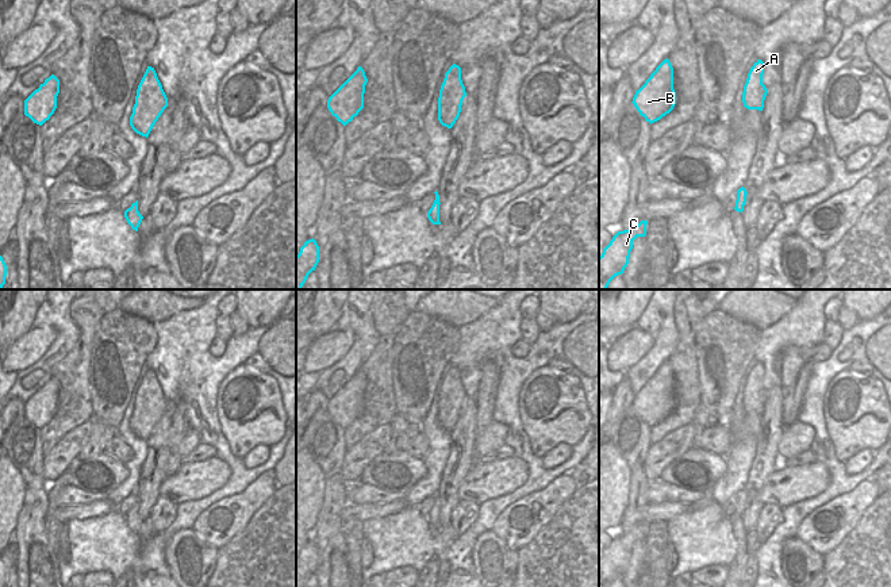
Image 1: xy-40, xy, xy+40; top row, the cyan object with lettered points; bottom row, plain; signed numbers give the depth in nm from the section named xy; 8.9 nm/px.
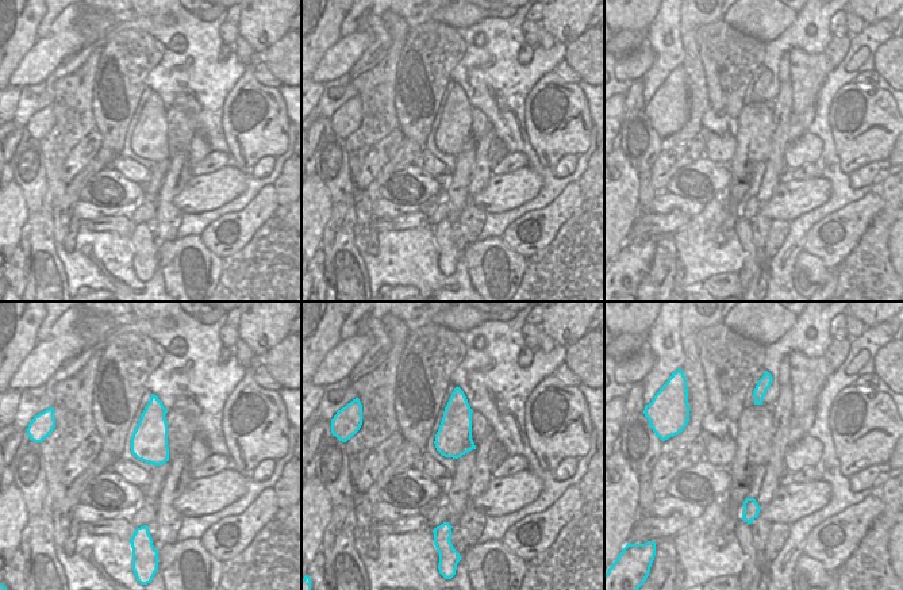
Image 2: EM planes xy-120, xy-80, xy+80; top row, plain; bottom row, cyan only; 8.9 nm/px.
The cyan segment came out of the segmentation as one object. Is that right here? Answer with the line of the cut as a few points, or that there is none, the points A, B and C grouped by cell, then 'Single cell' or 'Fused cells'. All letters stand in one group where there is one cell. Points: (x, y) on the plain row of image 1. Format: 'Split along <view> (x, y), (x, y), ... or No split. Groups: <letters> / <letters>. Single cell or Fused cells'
No split. Groups: A B C. Single cell

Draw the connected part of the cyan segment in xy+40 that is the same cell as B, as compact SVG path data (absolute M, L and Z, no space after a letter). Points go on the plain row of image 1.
M664 362L645 387L635 394L634 410L650 427L669 417L676 407L673 392L673 371L669 362Z

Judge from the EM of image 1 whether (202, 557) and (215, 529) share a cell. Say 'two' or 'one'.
two

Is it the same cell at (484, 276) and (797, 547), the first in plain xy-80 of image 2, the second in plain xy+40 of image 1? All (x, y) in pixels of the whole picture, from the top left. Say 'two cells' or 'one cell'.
one cell

